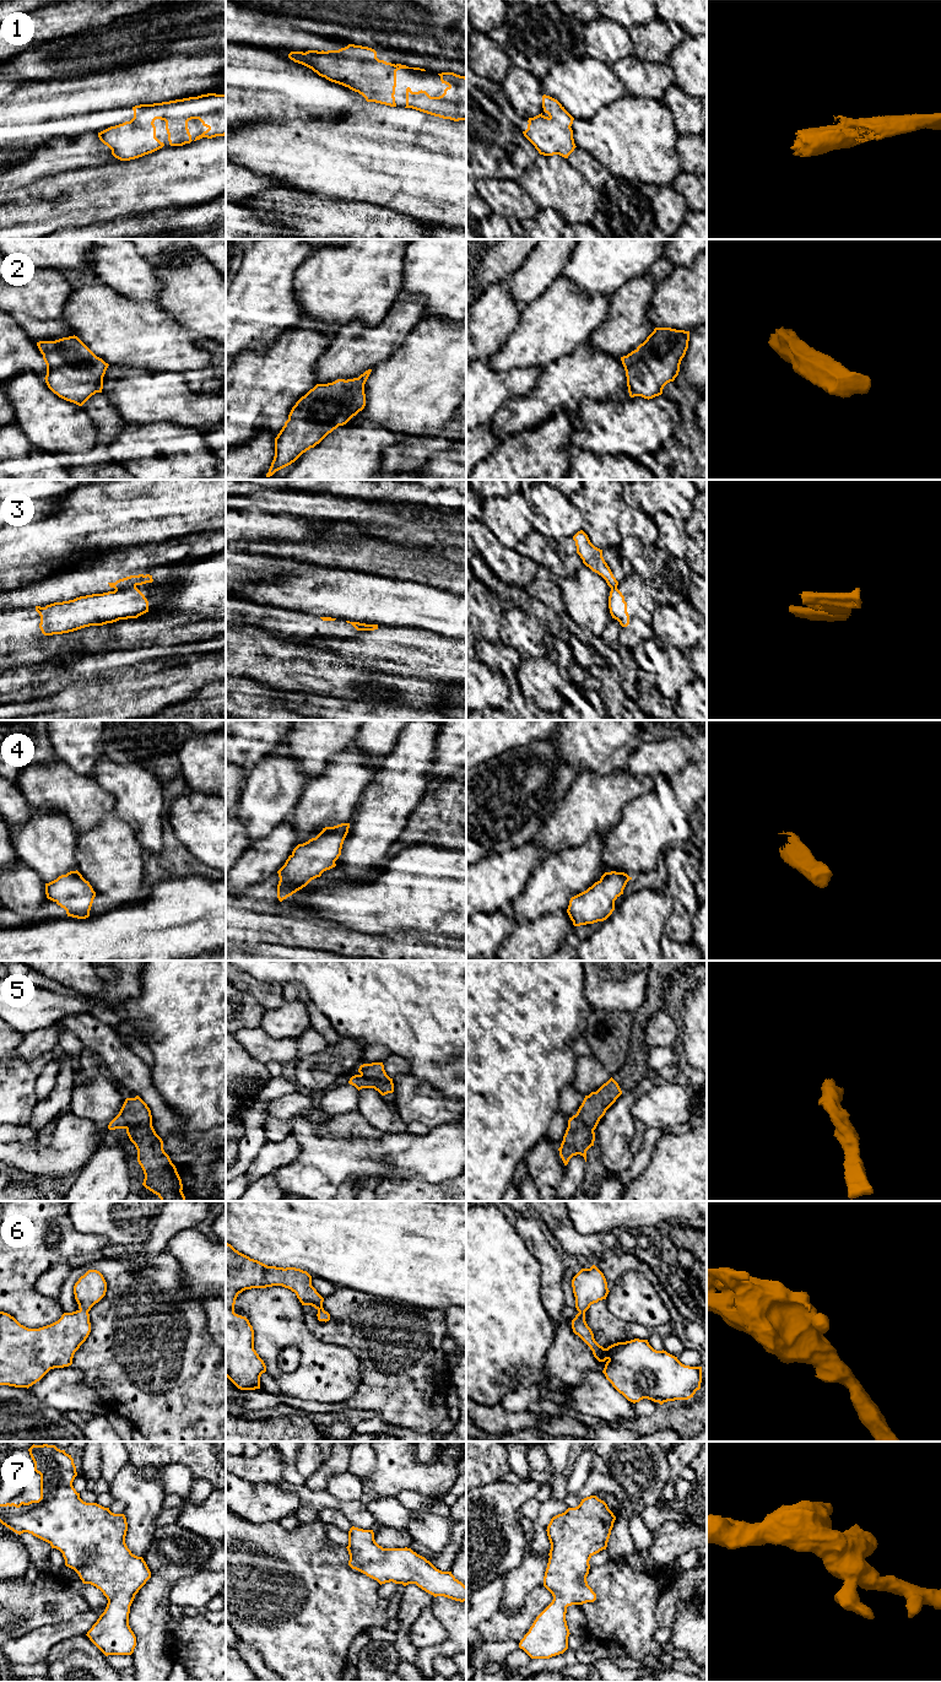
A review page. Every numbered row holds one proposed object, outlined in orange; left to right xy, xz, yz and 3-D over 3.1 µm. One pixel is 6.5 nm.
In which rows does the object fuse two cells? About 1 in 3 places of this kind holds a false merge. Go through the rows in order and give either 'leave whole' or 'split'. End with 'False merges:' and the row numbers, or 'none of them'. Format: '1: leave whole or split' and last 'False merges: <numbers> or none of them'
1: leave whole
2: leave whole
3: split
4: leave whole
5: leave whole
6: leave whole
7: leave whole
False merges: 3

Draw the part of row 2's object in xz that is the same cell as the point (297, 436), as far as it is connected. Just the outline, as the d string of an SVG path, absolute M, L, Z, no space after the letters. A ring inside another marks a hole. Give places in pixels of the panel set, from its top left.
M371 372L353 379L317 384L296 402L275 438L275 456L266 477L294 463L364 409L364 384Z

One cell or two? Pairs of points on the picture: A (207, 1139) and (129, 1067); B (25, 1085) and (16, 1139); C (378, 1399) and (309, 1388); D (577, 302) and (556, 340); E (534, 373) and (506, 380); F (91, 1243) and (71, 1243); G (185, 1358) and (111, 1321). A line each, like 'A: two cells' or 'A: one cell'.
A: one cell
B: two cells
C: two cells
D: one cell
E: one cell
F: one cell
G: one cell

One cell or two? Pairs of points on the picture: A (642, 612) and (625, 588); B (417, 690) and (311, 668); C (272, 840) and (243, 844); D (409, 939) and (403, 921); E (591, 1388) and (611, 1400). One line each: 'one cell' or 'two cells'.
A: one cell
B: one cell
C: two cells
D: two cells
E: one cell

